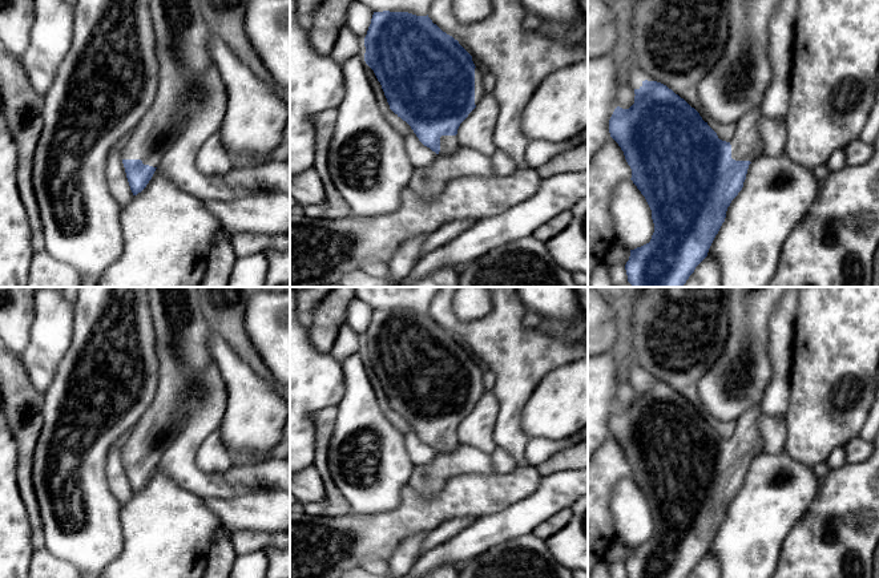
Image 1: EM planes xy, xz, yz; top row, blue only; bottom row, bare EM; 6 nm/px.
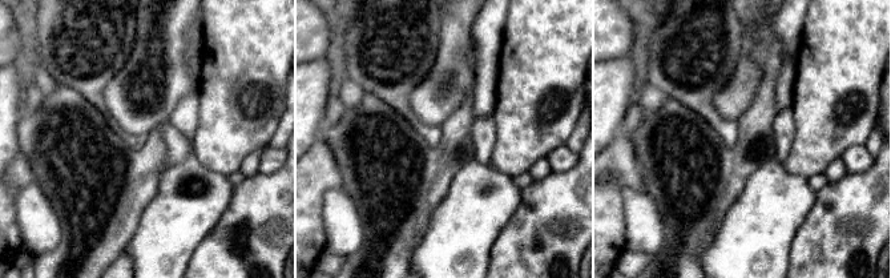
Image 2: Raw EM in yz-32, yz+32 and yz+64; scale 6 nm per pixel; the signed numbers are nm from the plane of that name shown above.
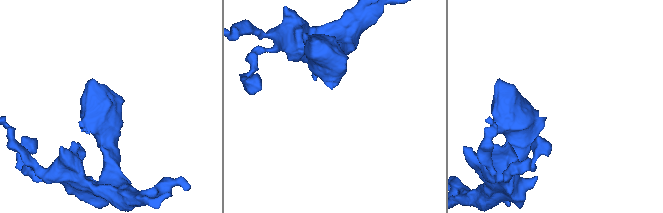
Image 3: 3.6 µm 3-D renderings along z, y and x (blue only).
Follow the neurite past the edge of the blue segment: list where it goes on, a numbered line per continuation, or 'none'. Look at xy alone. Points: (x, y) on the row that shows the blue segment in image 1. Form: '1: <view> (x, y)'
1: xy (181, 37)

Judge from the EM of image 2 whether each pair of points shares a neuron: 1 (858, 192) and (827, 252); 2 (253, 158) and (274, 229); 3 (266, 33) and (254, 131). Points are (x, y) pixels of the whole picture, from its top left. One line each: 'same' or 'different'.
1: same
2: different
3: same

